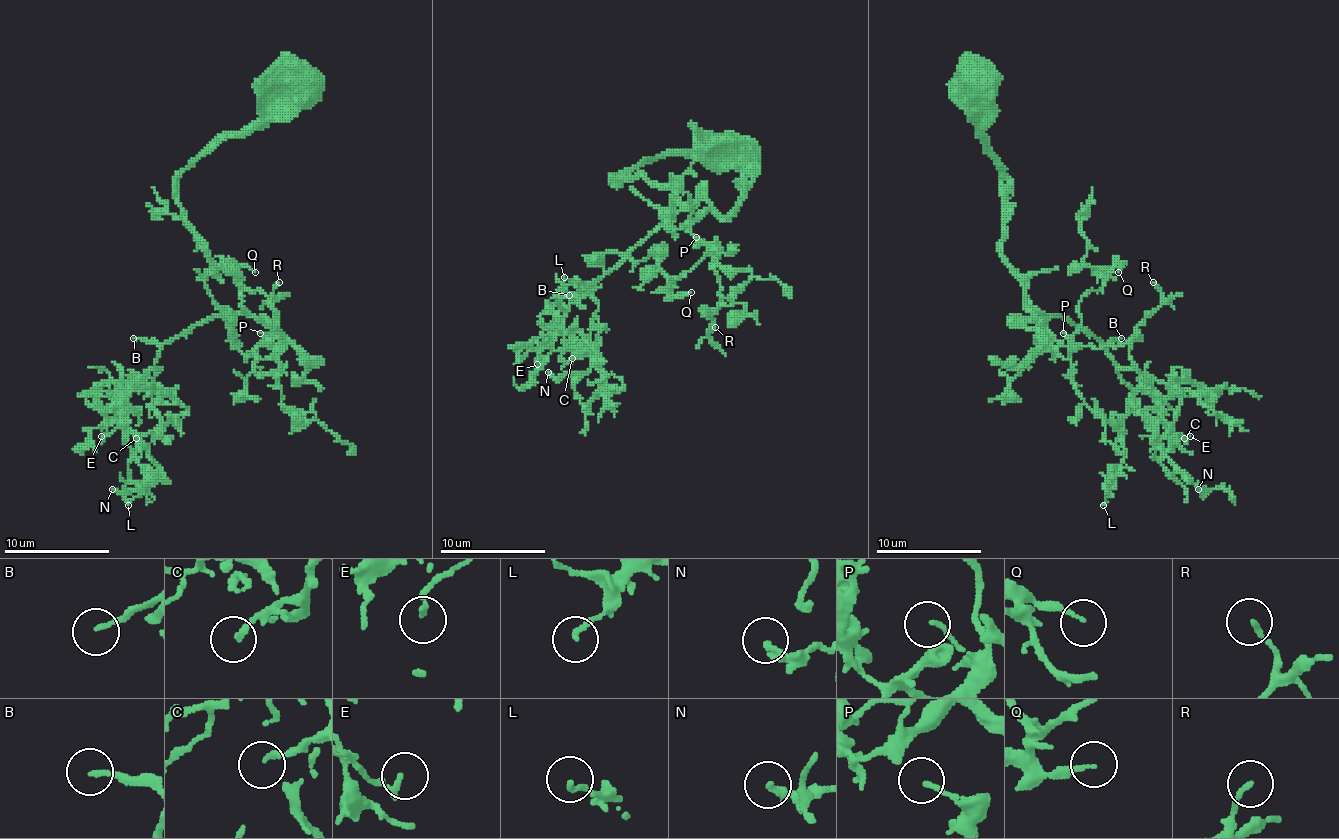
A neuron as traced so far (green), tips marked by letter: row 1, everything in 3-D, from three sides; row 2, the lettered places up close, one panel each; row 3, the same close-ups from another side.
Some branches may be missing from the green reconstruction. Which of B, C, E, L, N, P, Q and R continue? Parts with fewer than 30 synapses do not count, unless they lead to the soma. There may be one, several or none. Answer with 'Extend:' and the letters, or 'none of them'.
Extend: B

